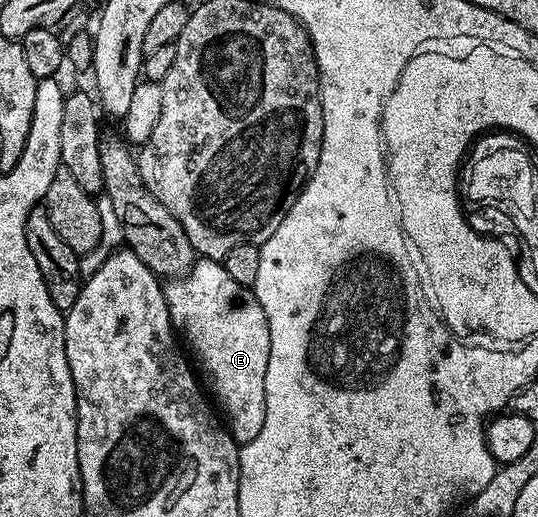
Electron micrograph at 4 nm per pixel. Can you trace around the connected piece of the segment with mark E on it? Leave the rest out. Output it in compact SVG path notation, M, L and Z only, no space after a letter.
M207 258L197 259L192 269L182 277L169 279L163 285L163 289L172 327L182 340L184 335L183 343L185 345L188 343L192 347L191 355L194 360L196 355L195 363L198 368L200 363L199 371L202 376L204 371L203 379L206 381L207 391L210 396L212 391L211 399L218 408L220 403L219 411L226 421L228 433L240 446L258 438L258 434L262 431L262 422L266 422L266 366L270 358L270 326L266 322L262 306L256 300L255 291L251 287L234 282L234 278L226 274L221 261Z

